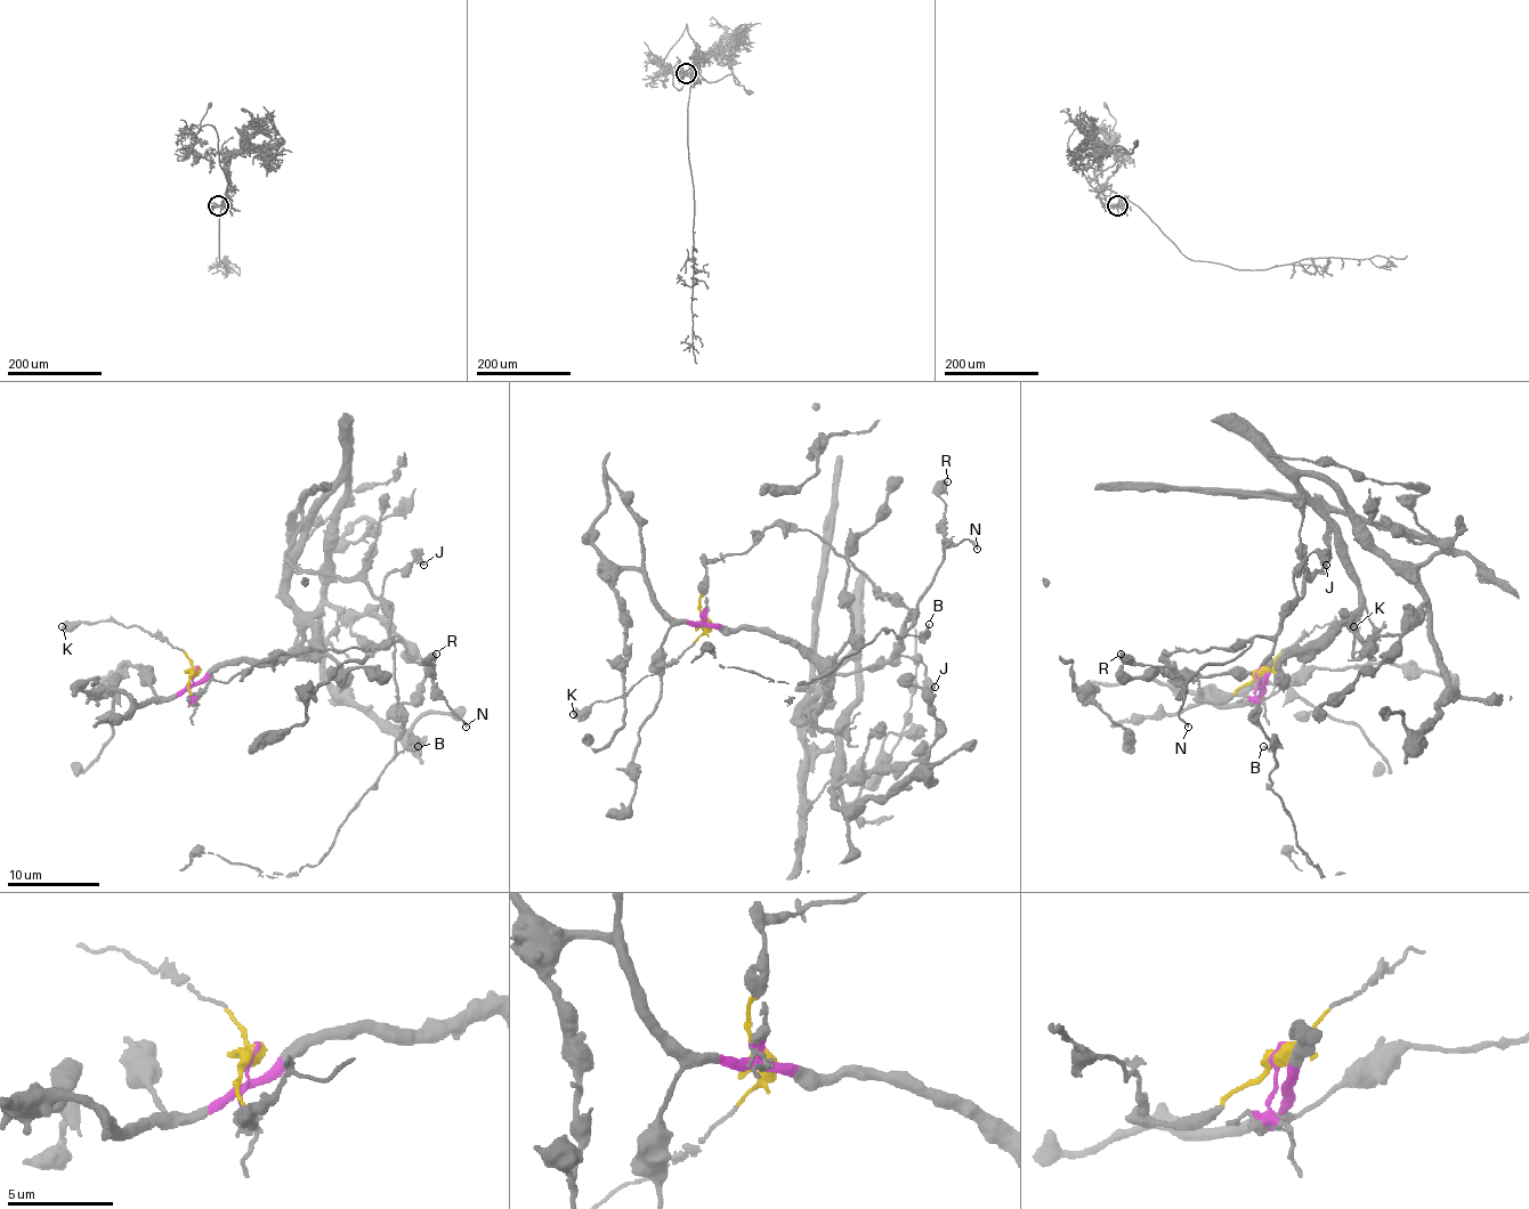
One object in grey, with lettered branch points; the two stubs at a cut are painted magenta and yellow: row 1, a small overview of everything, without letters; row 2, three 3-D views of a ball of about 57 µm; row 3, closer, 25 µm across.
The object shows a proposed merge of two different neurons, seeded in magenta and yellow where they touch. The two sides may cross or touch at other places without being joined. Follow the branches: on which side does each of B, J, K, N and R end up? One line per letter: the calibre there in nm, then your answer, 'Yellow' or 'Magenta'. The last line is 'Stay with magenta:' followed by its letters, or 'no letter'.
B: Thickness 130 nm. Yellow
J: Thickness 500 nm. Yellow
K: Thickness 700 nm. Yellow
N: Thickness 170 nm. Yellow
R: Thickness 500 nm. Yellow
Stay with magenta: no letter

